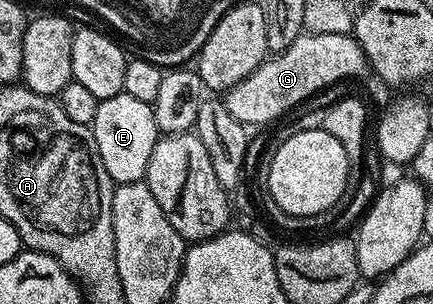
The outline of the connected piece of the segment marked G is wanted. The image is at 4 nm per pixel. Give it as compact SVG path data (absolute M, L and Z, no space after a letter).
M304 33L296 37L288 49L271 54L251 75L244 77L244 81L225 92L224 102L236 121L247 125L270 123L281 115L290 115L306 98L312 98L325 87L345 79L357 80L357 75L367 71L366 54L353 34Z

